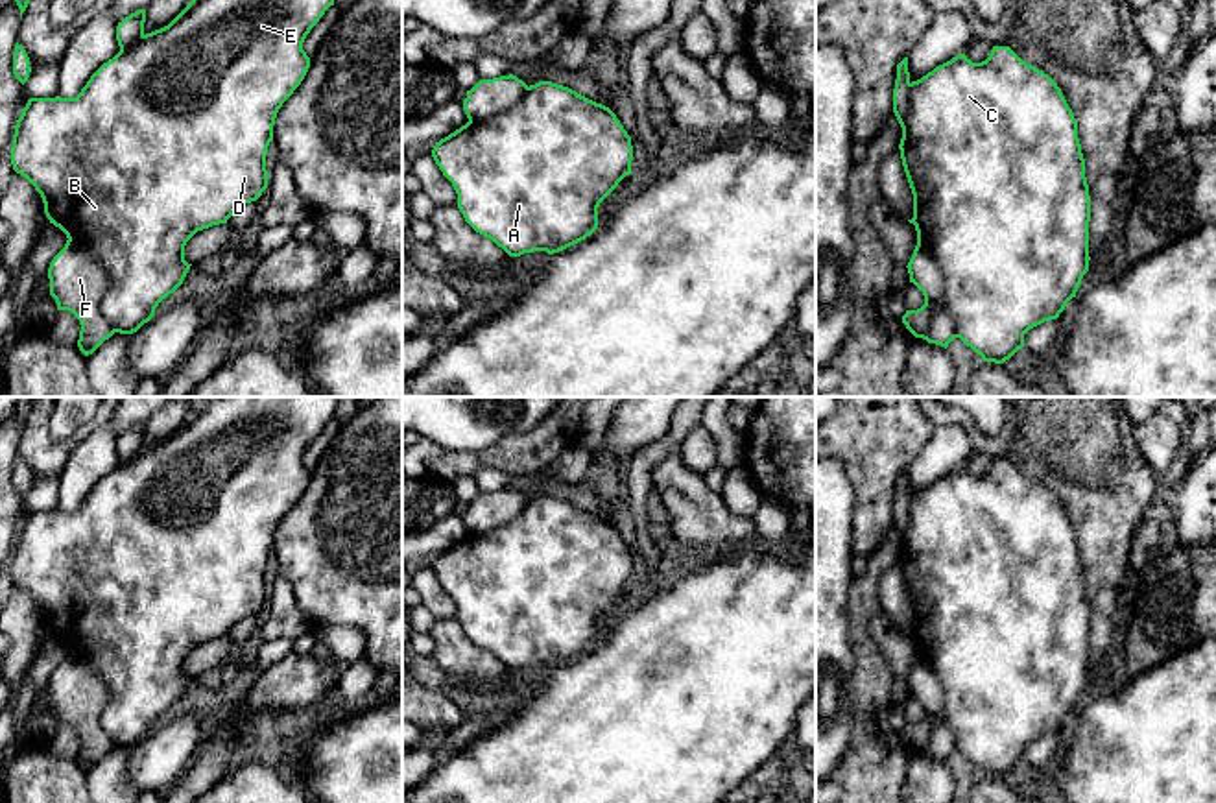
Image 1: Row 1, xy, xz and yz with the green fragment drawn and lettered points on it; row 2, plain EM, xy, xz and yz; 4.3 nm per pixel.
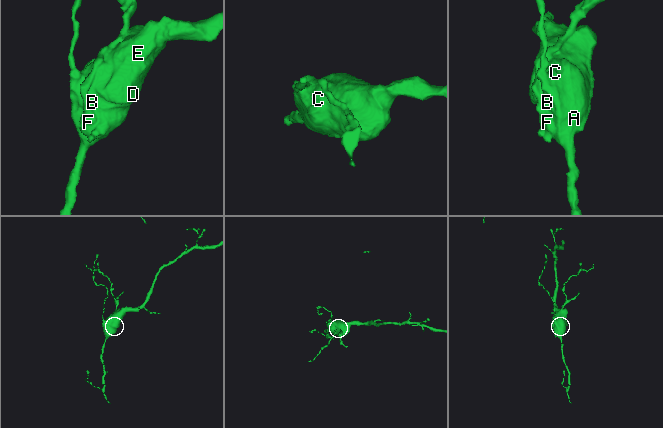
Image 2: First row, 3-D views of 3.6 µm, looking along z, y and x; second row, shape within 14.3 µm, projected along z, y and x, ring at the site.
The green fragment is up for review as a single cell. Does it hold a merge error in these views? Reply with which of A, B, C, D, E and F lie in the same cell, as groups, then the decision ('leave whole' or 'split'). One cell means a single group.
groups A B C D E / F; split

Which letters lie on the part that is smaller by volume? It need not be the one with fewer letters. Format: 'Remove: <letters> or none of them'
Remove: F

